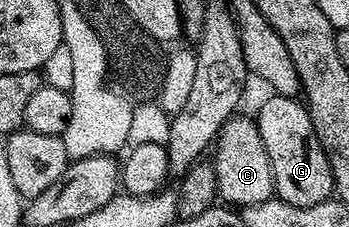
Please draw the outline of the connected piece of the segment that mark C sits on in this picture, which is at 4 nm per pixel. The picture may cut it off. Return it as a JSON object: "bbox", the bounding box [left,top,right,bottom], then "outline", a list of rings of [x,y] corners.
{"bbox":[213,116,275,207],"outline":[[[232,116],[224,123],[214,144],[213,167],[216,175],[216,188],[219,198],[234,207],[252,206],[264,203],[275,196],[273,169],[261,131],[255,120],[249,116]]]}

